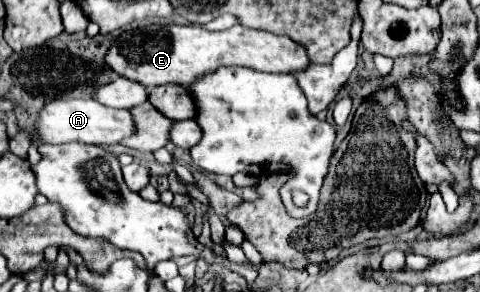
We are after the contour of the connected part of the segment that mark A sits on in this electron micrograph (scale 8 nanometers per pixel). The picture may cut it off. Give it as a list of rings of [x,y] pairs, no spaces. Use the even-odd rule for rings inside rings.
[[[61,99],[51,101],[45,107],[41,107],[37,121],[35,121],[35,139],[29,145],[27,159],[31,163],[37,163],[37,147],[45,143],[67,143],[67,141],[81,141],[81,143],[93,143],[93,145],[117,145],[123,137],[129,137],[133,133],[133,119],[131,113],[125,109],[109,109],[93,99]]]

